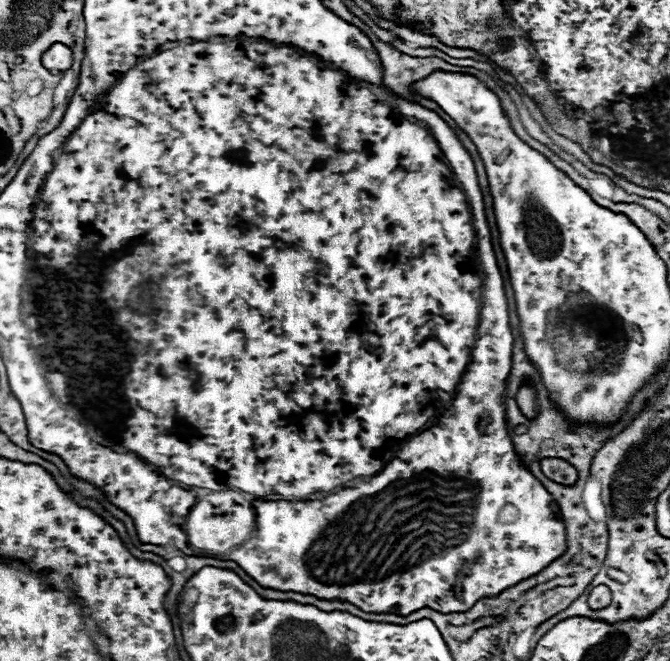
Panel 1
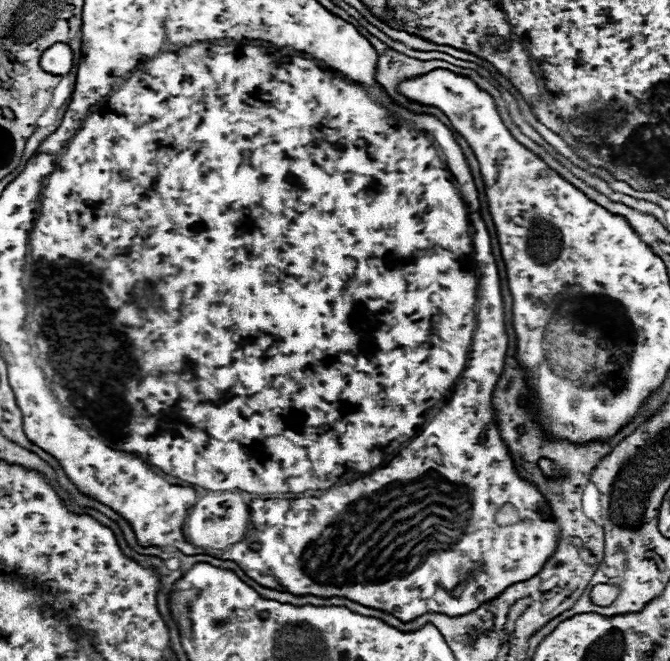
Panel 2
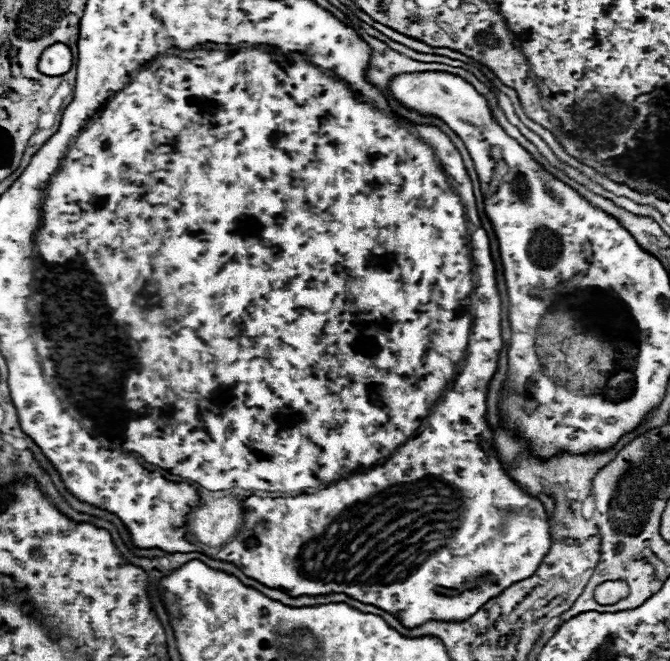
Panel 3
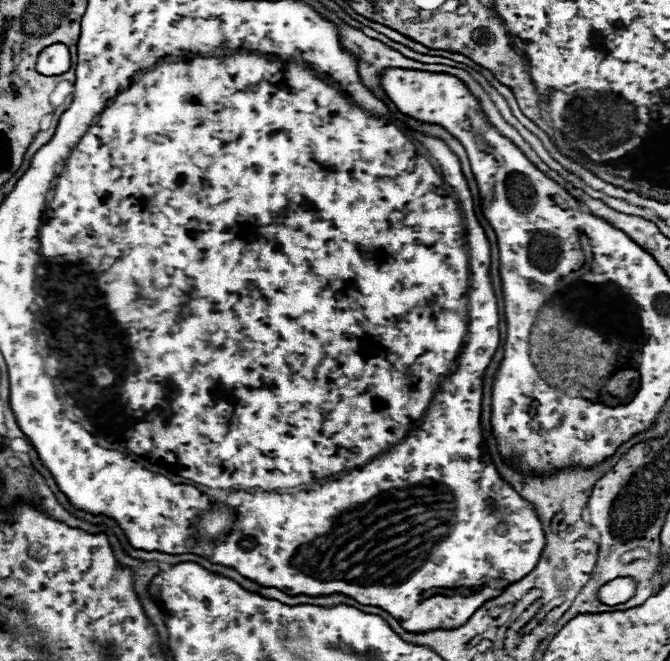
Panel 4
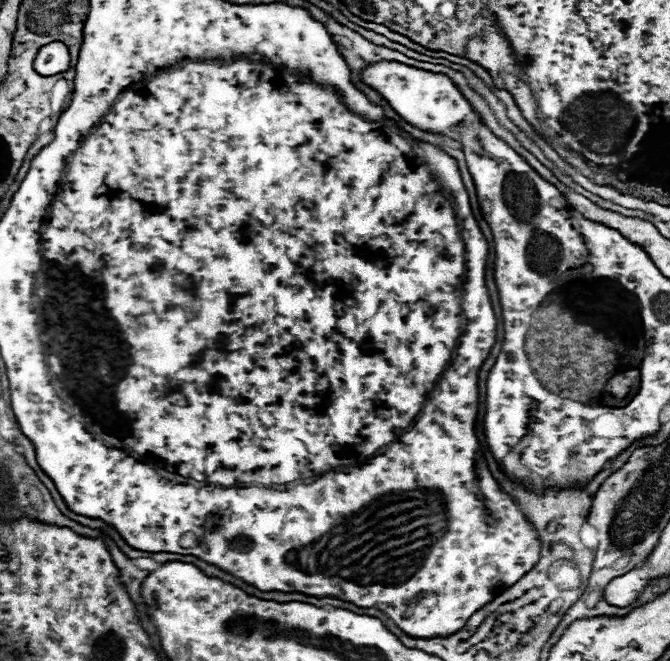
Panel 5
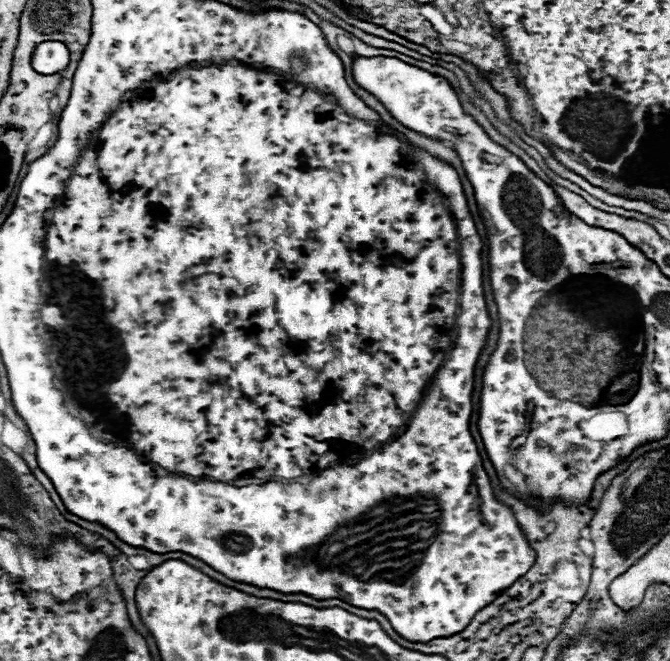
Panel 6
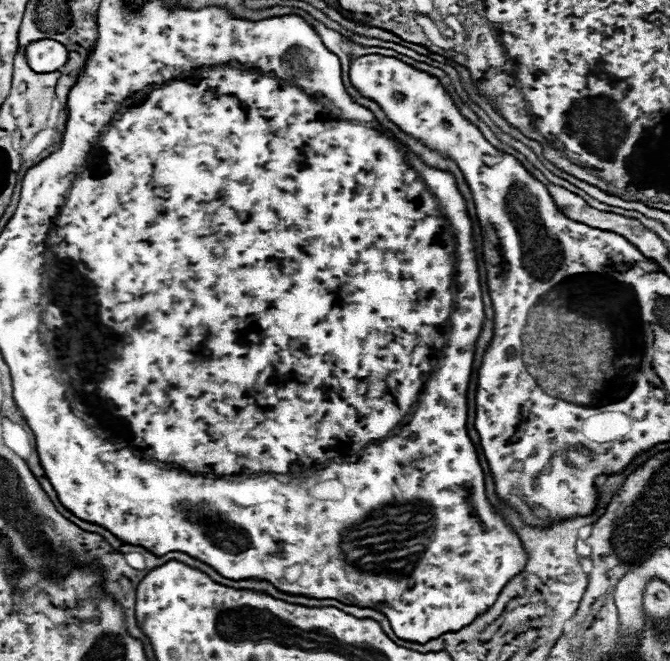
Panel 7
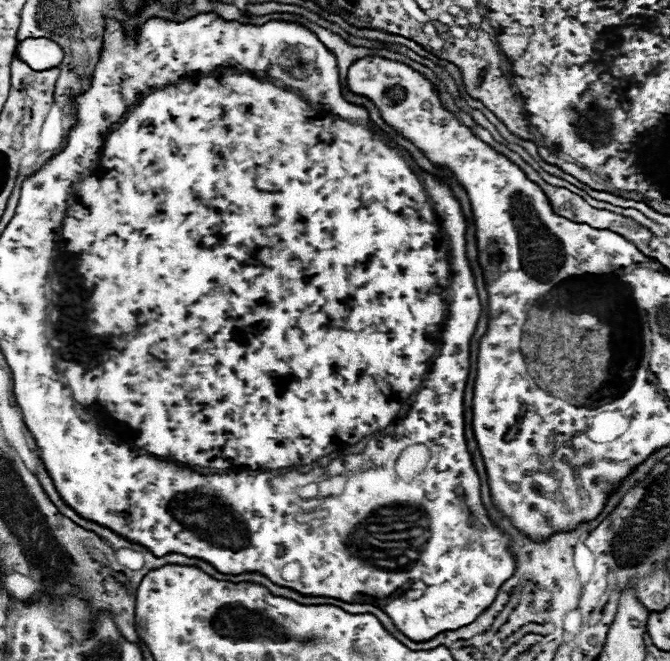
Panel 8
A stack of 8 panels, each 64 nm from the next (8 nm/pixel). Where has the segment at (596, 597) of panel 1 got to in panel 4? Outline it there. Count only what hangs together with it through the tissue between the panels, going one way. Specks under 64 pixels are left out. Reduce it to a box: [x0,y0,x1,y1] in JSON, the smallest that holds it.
[598,576,636,604]

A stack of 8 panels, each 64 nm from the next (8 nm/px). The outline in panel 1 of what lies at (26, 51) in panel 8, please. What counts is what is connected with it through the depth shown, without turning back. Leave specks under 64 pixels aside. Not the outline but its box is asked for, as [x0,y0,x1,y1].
[42,42,72,72]

